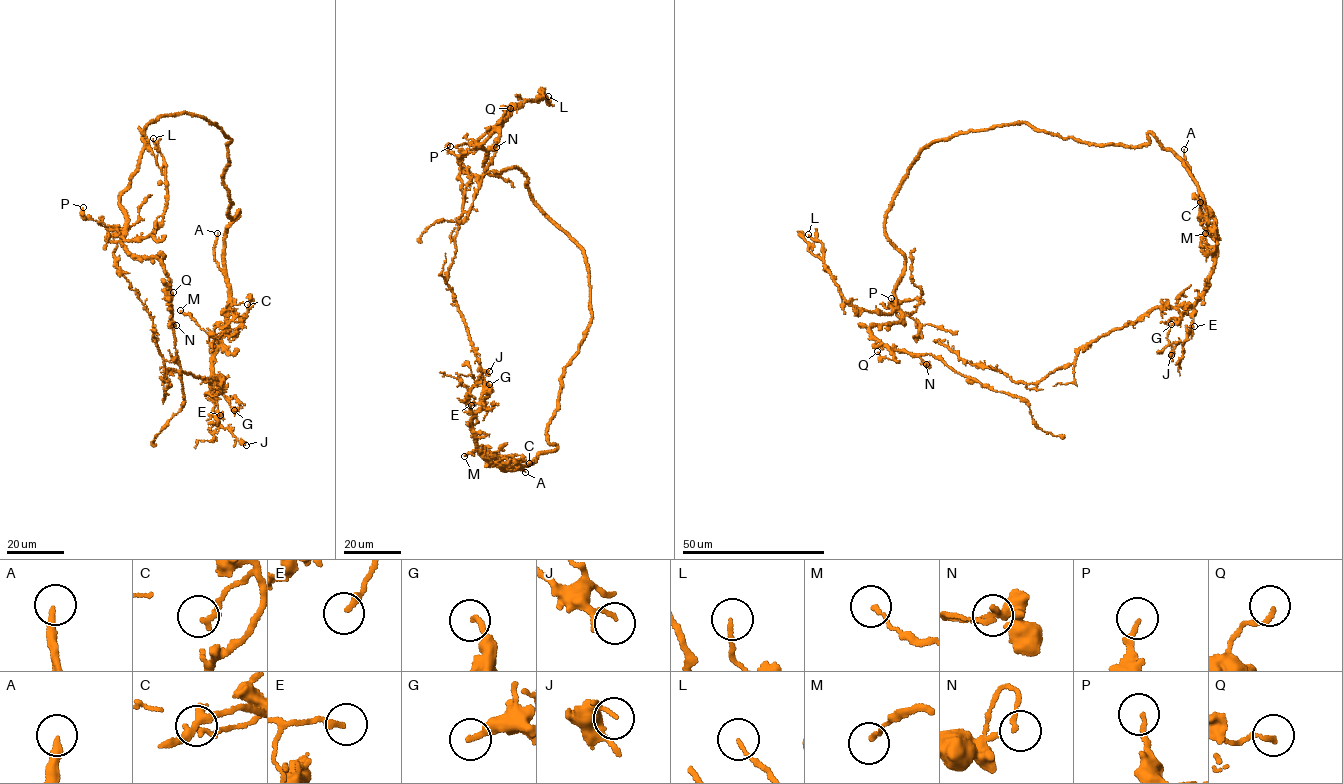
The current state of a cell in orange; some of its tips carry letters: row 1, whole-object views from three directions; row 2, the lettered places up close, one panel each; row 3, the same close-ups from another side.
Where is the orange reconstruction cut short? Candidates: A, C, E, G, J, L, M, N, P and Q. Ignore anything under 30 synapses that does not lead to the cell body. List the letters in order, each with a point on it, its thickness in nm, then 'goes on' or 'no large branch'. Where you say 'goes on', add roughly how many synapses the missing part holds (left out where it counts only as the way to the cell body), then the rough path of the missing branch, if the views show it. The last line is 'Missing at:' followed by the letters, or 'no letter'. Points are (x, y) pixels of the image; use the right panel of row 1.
A: at (1184, 149); 240 nm thick; goes on
C: at (1200, 202); 170 nm thick; no large branch
E: at (1194, 326); 220 nm thick; no large branch
G: at (1171, 324); 170 nm thick; no large branch
J: at (1171, 355); 90 nm thick; no large branch
L: at (808, 234); 130 nm thick; no large branch
M: at (1205, 233); 130 nm thick; no large branch
N: at (926, 364); 140 nm thick; no large branch
P: at (891, 298); 190 nm thick; no large branch
Q: at (877, 351); 160 nm thick; no large branch
Missing at: A

